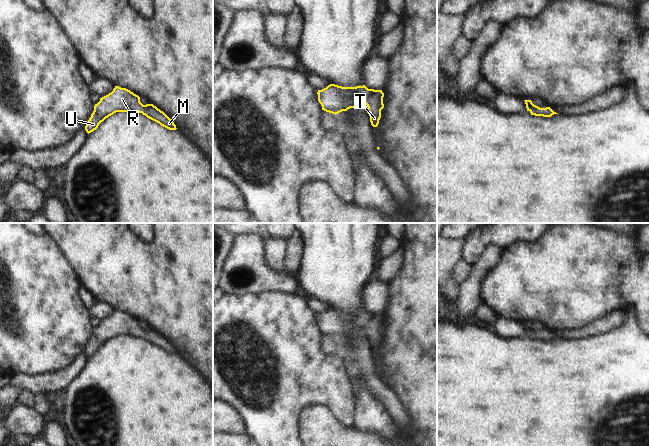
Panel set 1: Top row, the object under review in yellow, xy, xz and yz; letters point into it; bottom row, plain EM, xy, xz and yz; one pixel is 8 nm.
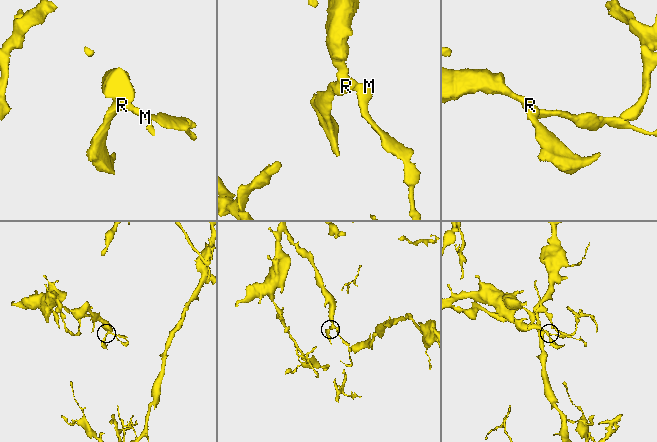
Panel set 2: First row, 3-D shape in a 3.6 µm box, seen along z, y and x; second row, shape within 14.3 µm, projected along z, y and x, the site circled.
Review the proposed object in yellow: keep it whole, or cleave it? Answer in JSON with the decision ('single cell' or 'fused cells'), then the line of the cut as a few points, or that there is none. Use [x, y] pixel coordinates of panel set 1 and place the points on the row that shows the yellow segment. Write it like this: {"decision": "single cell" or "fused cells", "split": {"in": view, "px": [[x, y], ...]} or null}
{"decision": "single cell", "split": null}

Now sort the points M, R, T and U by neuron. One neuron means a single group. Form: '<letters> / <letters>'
M R T U

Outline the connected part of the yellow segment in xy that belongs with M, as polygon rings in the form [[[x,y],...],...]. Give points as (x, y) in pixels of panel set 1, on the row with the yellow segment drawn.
[[[115,86],[111,93],[100,98],[95,104],[94,111],[85,126],[86,132],[88,134],[93,132],[101,122],[116,112],[139,112],[169,130],[177,129],[174,122],[156,106],[143,105],[138,95],[126,88]]]

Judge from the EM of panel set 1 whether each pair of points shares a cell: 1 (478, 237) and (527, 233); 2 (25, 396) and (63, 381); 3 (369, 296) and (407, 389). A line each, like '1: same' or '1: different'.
1: same
2: different
3: different

